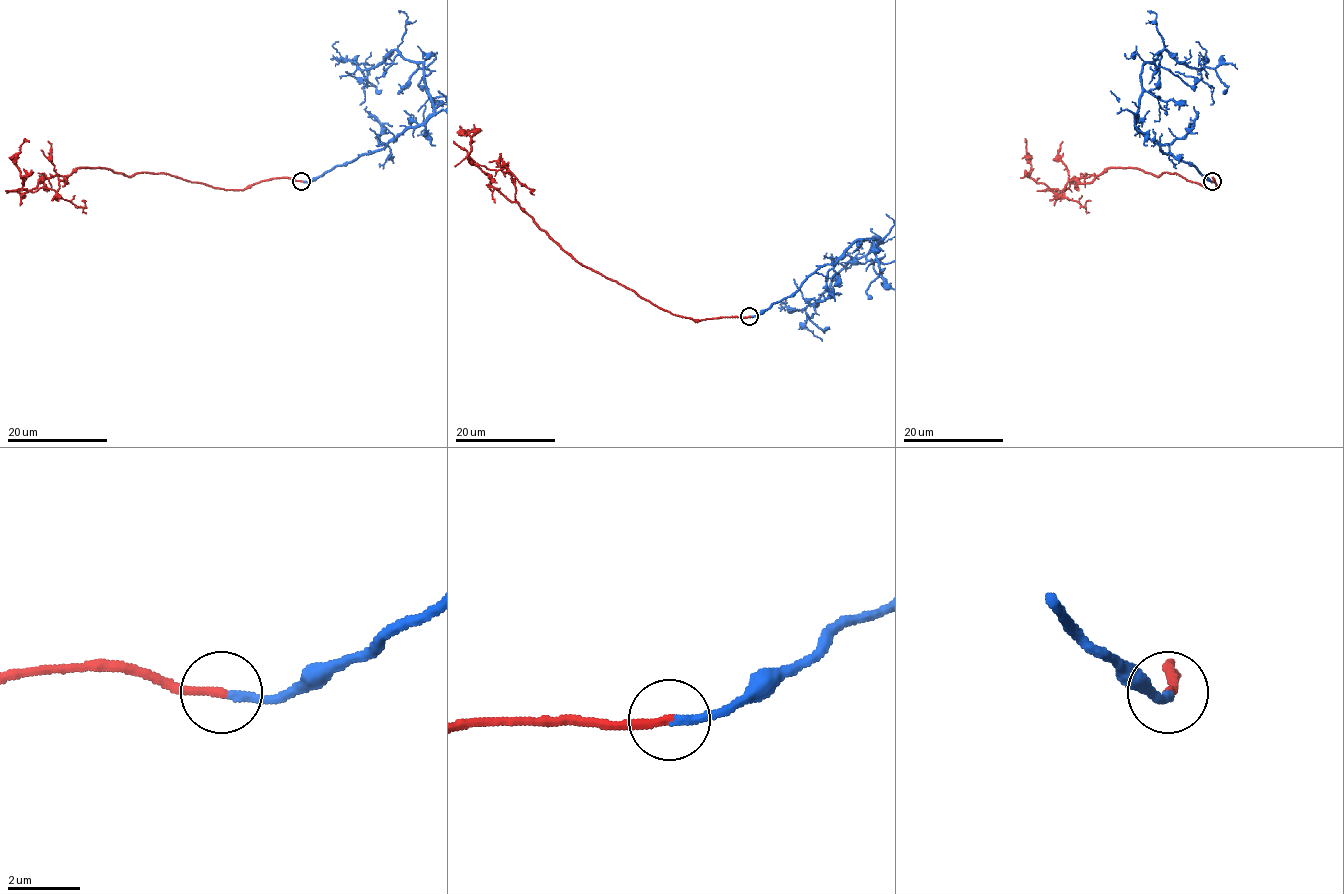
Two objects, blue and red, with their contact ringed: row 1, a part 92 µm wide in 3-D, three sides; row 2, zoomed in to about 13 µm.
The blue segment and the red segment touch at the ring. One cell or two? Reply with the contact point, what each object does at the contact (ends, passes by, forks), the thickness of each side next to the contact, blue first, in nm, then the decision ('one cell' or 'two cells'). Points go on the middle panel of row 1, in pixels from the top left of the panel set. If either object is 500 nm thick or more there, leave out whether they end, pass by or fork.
at (749, 316); blue ends there; red ends there; 220 nm thick on the blue side, 260 nm on the other; one cell

